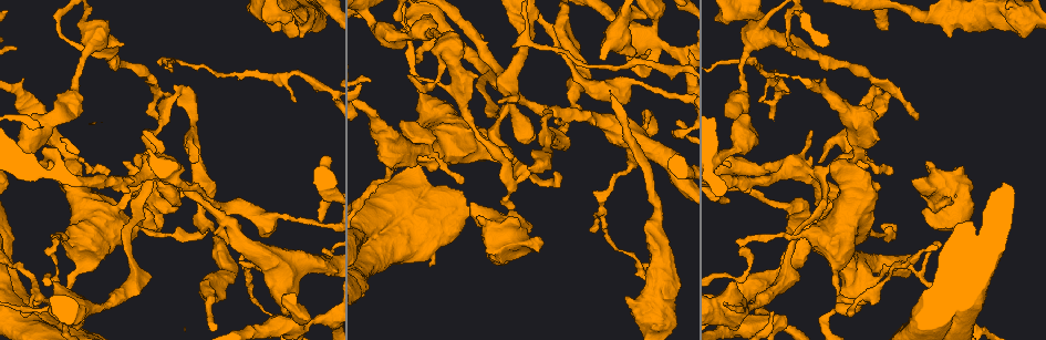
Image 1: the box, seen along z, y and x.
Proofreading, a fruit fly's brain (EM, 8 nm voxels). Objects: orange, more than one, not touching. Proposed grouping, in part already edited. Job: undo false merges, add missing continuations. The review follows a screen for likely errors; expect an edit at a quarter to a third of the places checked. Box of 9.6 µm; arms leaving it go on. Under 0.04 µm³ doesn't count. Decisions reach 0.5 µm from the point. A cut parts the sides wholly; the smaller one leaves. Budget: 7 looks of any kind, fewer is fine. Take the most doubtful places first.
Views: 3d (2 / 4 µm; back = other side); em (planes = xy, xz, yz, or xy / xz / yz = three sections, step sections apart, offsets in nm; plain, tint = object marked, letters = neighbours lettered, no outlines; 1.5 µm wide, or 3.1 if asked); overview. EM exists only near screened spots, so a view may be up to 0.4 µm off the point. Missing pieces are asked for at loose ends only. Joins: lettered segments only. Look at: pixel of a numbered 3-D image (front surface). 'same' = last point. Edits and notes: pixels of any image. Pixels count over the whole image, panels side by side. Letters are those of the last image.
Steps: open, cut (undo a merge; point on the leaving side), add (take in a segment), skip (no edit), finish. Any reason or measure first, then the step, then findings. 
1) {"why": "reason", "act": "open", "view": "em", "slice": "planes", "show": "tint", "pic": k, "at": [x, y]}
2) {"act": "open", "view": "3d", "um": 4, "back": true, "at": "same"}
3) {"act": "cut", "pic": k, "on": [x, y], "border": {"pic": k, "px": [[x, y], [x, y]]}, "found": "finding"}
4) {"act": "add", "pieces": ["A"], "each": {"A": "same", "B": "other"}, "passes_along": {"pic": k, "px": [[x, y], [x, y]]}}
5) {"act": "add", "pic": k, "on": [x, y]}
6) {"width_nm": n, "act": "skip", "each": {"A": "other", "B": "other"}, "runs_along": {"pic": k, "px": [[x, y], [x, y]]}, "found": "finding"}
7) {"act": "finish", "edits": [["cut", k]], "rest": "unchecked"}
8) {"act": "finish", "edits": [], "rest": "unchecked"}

{"why": "branch stops here", "act": "open", "view": "3d", "um": 4, "pic": 1, "at": [646, 16]}

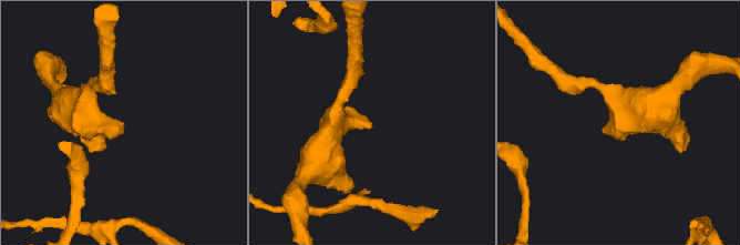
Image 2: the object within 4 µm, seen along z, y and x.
{"why": "now the EM", "act": "open", "view": "em", "slice": "xz", "step": 8, "show": "plain", "pic": 2, "at": [123, 131]}

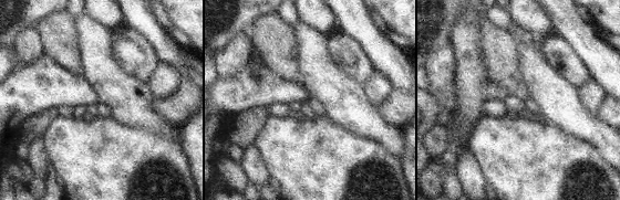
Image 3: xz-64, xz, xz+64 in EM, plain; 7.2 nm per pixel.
{"why": "see the neighbours", "act": "open", "view": "em", "slice": "xz", "step": 8, "show": "letters", "at": "same"}

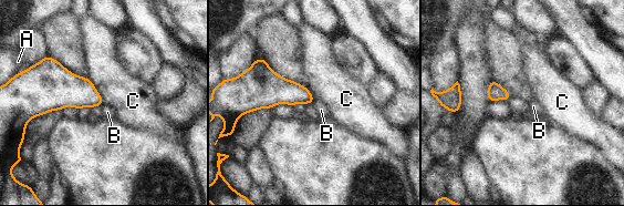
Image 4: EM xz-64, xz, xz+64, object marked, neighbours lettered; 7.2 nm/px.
{"act": "skip", "each": {"A": "other", "B": "other", "C": "other"}, "border": {"pic": 4, "px": [[86, 78], [95, 88], [103, 103]]}, "found": "none of them fits"}

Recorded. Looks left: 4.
{"why": "free end", "act": "open", "view": "em", "slice": "yz", "step": 8, "show": "tint", "pic": 1, "at": [948, 37]}

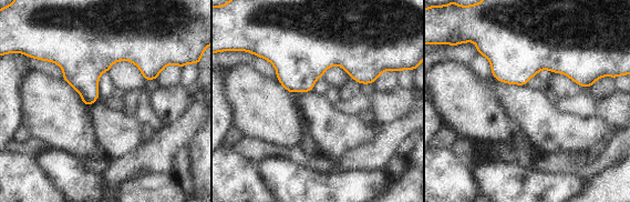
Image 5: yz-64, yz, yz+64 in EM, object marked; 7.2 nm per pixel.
{"why": "another direction", "act": "open", "view": "em", "slice": "planes", "show": "letters", "at": "same"}

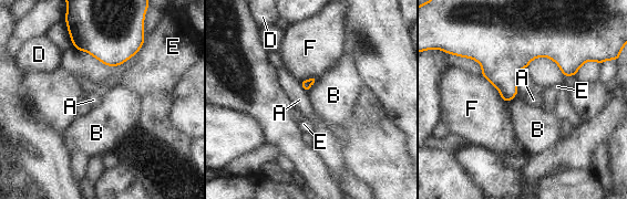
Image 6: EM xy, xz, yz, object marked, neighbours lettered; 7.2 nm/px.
{"act": "skip", "each": {"A": "other", "B": "other", "D": "other", "E": "other", "F": "other"}, "border": {"pic": 6, "px": [[480, 74], [496, 88]]}, "found": "none of them fits"}

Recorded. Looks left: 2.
{"why": "a narrow waist", "act": "open", "view": "em", "slice": "xz", "step": 4, "show": "tint", "pic": 1, "at": [759, 169]}

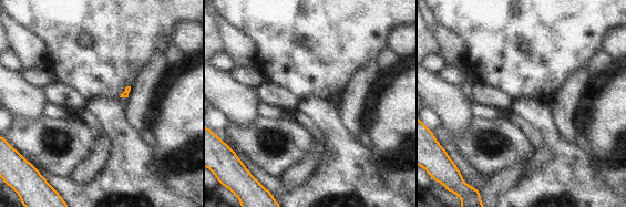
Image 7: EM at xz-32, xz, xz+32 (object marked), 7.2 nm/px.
{"why": "another direction", "act": "open", "view": "em", "slice": "planes", "show": "letters", "at": "same"}

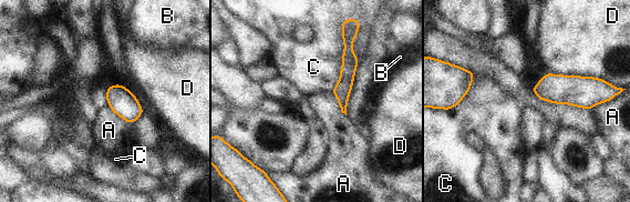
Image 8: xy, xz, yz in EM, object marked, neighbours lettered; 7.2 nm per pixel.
{"act": "skip", "each": {"A": "other", "B": "other", "C": "other", "D": "other"}, "border": {"pic": 8, "px": [[331, 92], [346, 115]]}, "found": "continuous, no second cell"}

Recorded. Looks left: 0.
{"act": "finish", "edits": [], "rest": "unchecked"}

